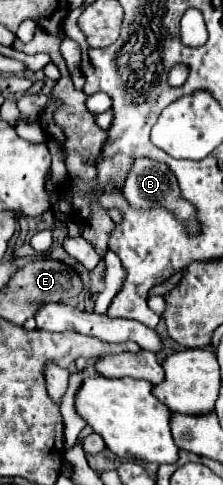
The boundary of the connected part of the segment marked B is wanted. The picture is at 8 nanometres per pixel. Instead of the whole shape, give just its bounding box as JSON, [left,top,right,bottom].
[124,159,198,233]

